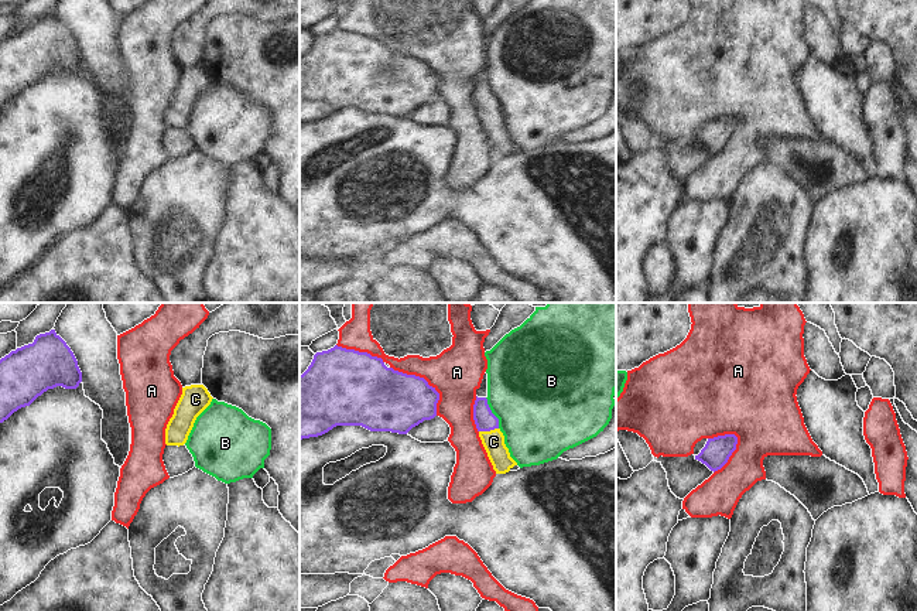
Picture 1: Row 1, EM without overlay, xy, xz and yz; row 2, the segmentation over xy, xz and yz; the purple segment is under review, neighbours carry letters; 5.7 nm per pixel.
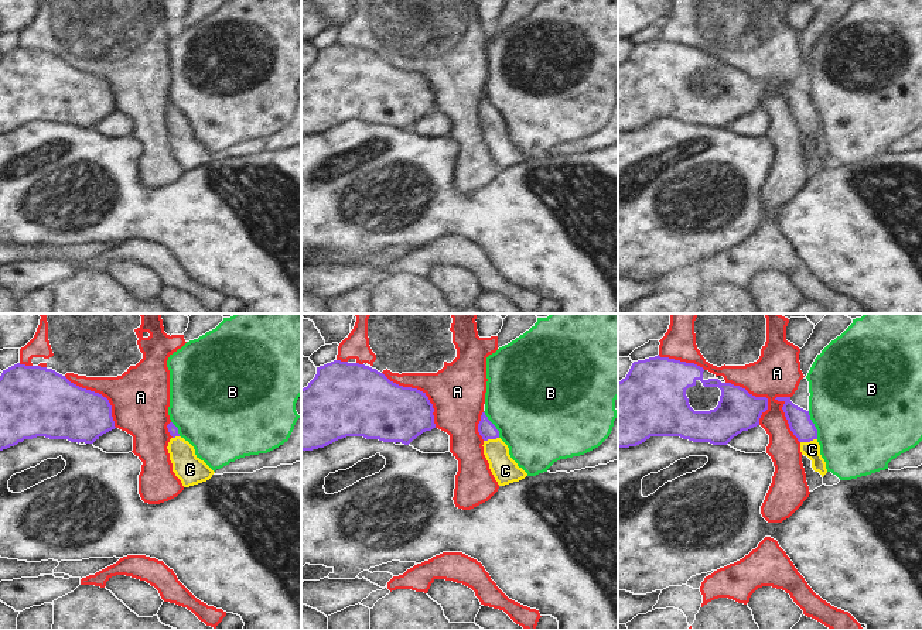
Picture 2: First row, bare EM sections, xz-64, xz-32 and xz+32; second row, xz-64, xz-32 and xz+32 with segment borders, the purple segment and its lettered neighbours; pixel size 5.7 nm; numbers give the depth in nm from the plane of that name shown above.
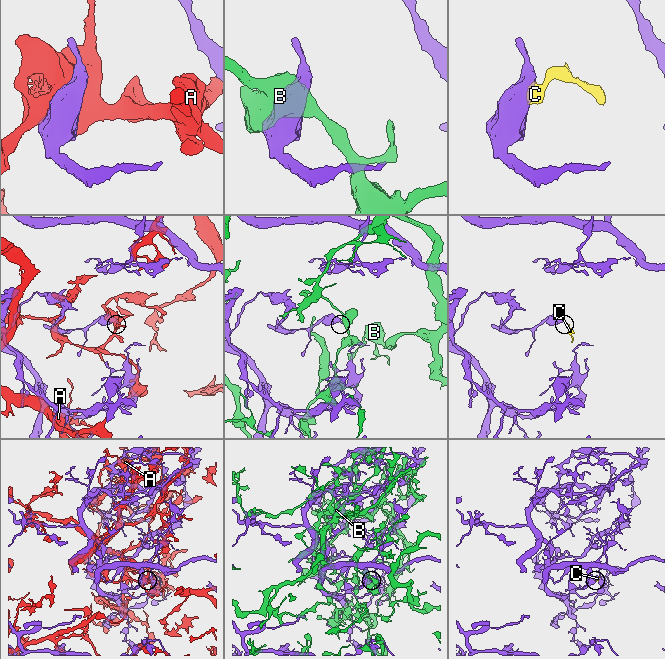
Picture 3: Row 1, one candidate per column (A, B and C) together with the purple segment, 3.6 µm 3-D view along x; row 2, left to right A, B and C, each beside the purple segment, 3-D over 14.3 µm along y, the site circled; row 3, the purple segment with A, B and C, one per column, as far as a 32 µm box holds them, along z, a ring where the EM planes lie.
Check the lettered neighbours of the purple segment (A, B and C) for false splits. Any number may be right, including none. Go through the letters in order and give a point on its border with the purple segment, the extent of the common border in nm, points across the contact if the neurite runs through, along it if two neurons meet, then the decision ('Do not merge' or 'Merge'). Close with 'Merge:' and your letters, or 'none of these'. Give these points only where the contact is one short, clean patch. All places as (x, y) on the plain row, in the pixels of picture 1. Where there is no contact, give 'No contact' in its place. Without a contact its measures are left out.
A: Touches purple at xz (426, 64). Shared border 380 nm. Do not merge
B: Touches purple at xz (492, 96). Shared border 190 nm. Do not merge
C: Touches purple at xz (488, 113). Shared border 110 nm. Path across: xz (485, 103), (488, 113), (493, 125). Merge
Merge: C

